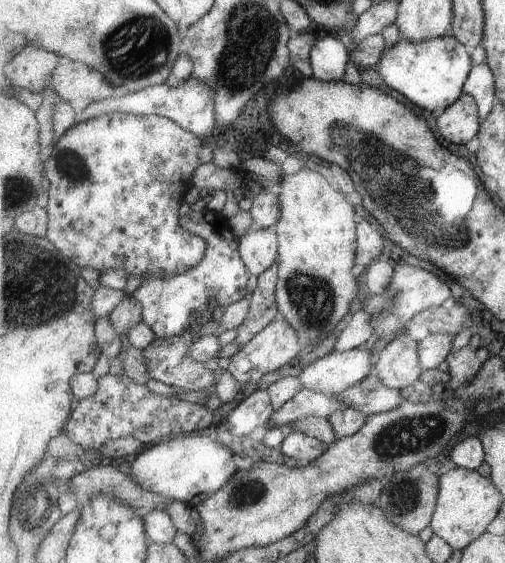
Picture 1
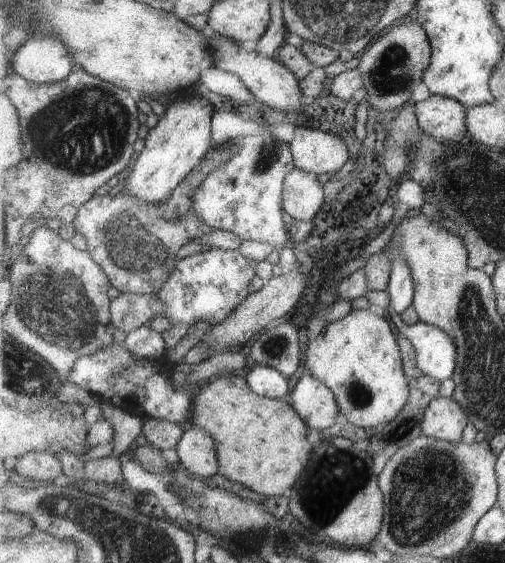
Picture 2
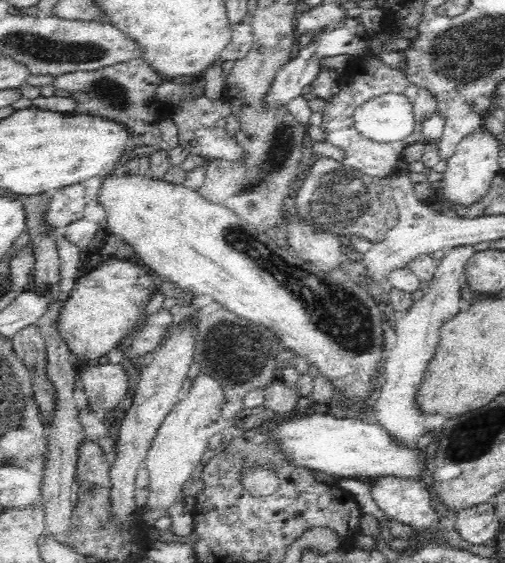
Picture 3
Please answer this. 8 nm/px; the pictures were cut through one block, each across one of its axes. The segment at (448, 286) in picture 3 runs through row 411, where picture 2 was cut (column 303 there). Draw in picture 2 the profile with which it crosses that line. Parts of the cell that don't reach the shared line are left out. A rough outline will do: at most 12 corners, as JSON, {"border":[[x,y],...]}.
{"border":[[311,373],[291,392],[291,402],[318,432],[340,413],[334,392]]}

